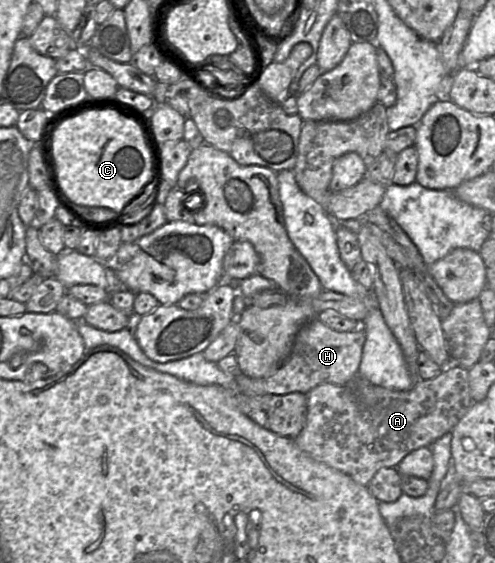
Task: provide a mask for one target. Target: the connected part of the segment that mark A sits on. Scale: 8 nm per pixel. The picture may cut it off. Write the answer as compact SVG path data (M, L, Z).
M448 365L447 367L441 369L439 374L428 380L416 380L413 386L406 391L396 391L387 389L385 387L373 385L368 380L362 378L361 380L352 381L347 385L337 385L337 384L320 384L308 392L307 395L307 415L306 424L300 434L295 440L296 445L309 456L311 456L316 461L324 463L331 468L334 468L340 472L349 475L356 483L367 486L370 480L373 478L375 473L385 467L397 467L402 459L407 456L412 451L423 447L431 446L431 444L438 438L442 437L444 434L451 432L452 428L460 421L460 419L469 411L474 401L470 395L469 380L468 380L469 370L458 365Z

